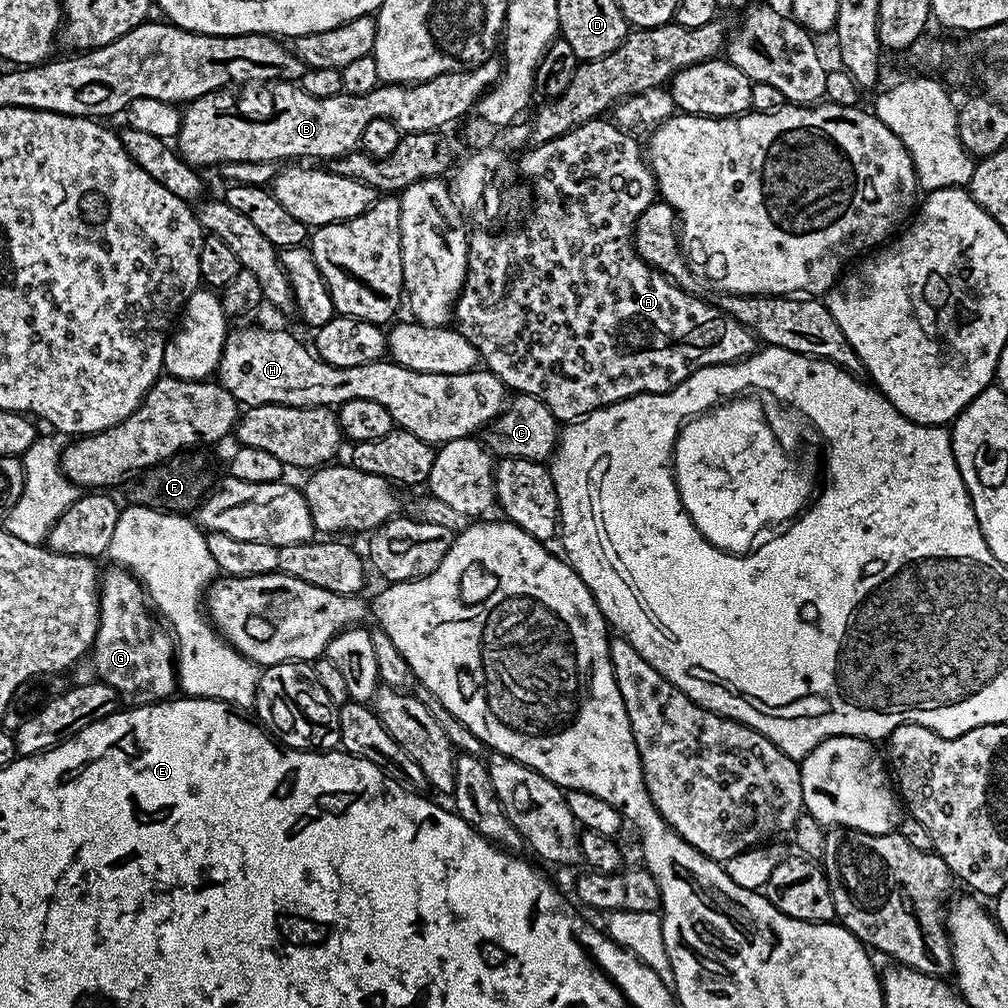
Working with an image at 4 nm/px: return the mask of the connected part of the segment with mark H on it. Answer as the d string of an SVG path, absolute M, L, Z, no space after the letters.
M236 328L224 339L224 349L218 361L218 383L234 397L237 405L281 404L303 408L332 408L350 402L354 398L367 398L378 402L390 413L393 425L405 428L414 438L439 446L451 440L463 440L487 429L492 421L504 411L510 390L487 370L473 370L462 374L426 374L404 368L390 358L366 362L362 366L330 366L321 360L311 347L308 348L296 336L280 328Z

